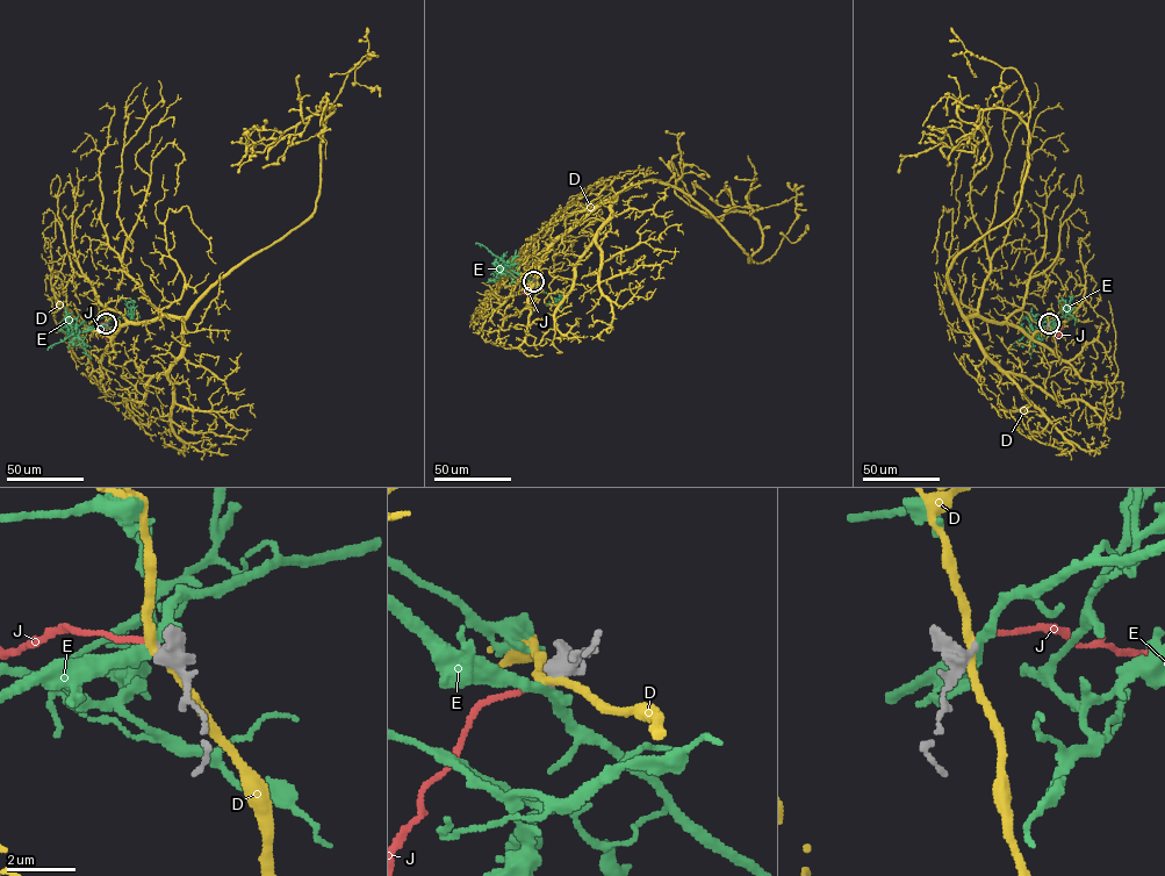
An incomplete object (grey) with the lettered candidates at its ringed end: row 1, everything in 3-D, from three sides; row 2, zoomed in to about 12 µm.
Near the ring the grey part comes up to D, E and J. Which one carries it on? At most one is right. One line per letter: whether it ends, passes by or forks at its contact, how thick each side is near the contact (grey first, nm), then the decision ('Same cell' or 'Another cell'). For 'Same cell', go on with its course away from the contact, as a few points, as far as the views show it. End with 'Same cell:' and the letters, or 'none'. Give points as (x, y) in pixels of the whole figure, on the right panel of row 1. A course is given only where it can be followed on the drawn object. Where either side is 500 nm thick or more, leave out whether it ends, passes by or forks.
D: It passes by. Thickness 400 nm (grey) against 240 nm. Another cell
E: It passes by. Thickness 360 nm (grey) against 320 nm. Another cell
J: It ends there. Thickness 240 nm (grey) against 140 nm. Same cell. Its course: (1049, 323), (1061, 325), (1056, 339)
Same cell: J

